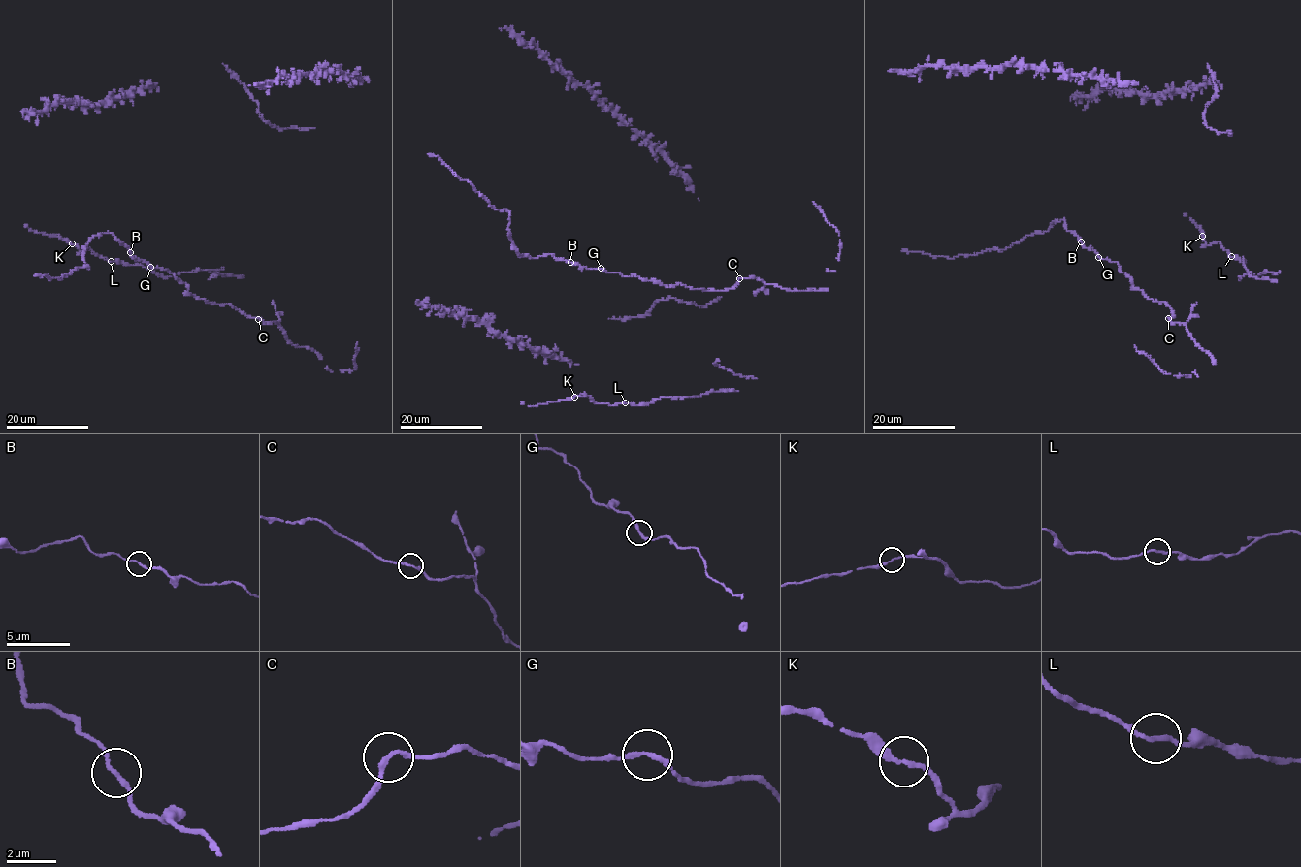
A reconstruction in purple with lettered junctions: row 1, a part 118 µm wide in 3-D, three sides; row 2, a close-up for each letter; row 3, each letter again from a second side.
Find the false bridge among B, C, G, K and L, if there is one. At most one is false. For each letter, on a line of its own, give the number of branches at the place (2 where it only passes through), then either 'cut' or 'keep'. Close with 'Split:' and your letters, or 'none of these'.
B: 2 | keep
C: 2 | keep
G: 2 | keep
K: 2 | keep
L: 2 | keep
Split: none of these

